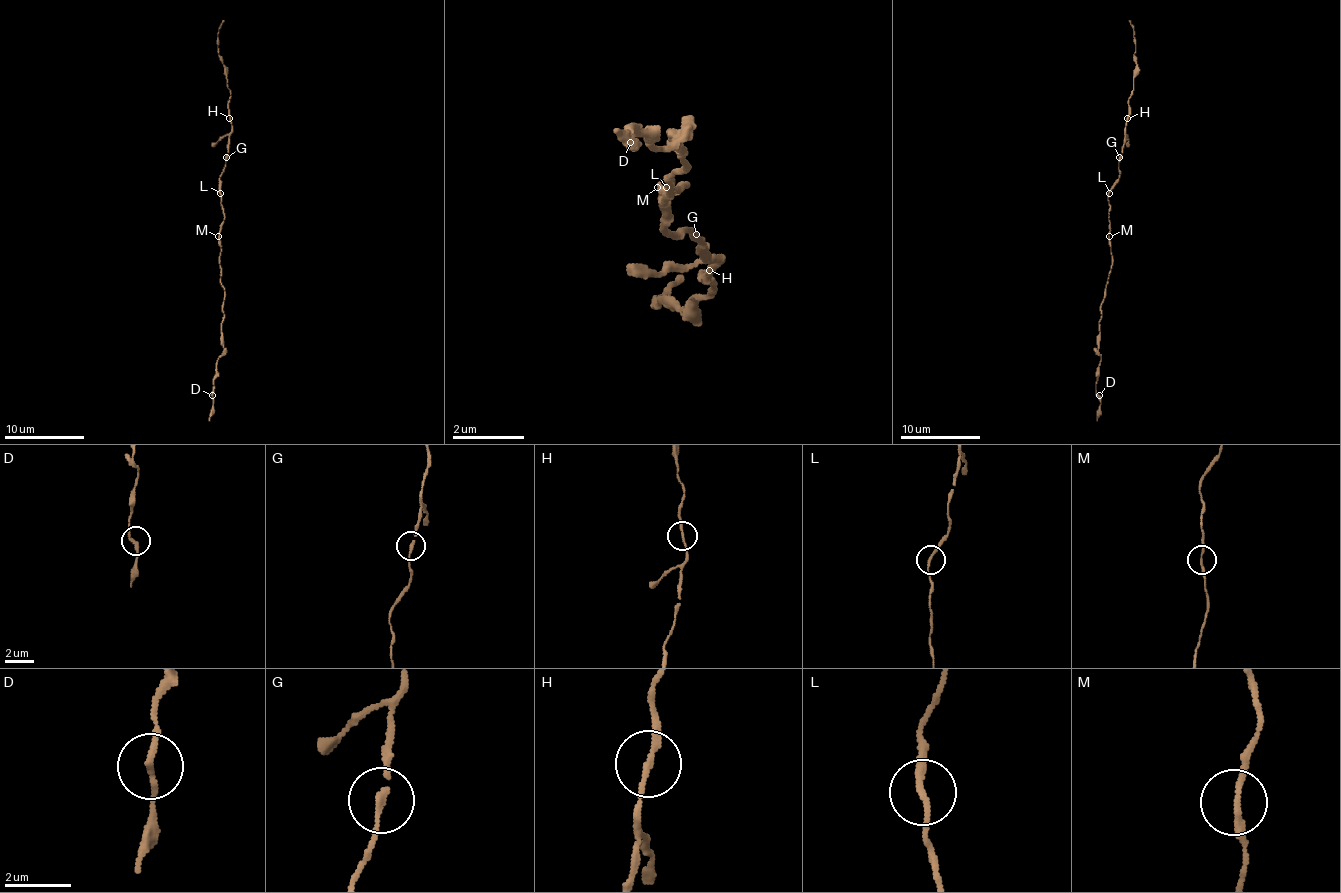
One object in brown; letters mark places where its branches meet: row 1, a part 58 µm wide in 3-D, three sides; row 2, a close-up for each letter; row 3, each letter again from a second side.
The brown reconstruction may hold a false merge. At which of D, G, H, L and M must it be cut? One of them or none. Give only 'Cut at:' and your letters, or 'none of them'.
Cut at: none of them

